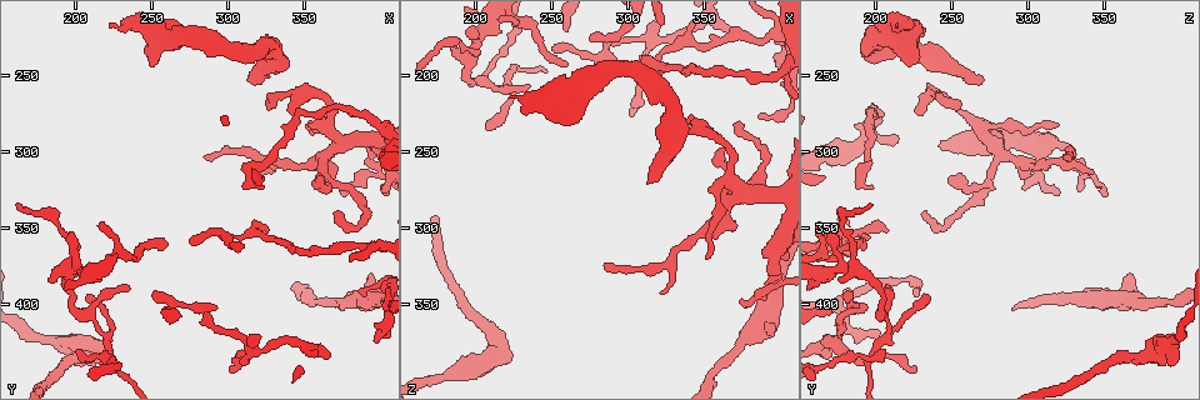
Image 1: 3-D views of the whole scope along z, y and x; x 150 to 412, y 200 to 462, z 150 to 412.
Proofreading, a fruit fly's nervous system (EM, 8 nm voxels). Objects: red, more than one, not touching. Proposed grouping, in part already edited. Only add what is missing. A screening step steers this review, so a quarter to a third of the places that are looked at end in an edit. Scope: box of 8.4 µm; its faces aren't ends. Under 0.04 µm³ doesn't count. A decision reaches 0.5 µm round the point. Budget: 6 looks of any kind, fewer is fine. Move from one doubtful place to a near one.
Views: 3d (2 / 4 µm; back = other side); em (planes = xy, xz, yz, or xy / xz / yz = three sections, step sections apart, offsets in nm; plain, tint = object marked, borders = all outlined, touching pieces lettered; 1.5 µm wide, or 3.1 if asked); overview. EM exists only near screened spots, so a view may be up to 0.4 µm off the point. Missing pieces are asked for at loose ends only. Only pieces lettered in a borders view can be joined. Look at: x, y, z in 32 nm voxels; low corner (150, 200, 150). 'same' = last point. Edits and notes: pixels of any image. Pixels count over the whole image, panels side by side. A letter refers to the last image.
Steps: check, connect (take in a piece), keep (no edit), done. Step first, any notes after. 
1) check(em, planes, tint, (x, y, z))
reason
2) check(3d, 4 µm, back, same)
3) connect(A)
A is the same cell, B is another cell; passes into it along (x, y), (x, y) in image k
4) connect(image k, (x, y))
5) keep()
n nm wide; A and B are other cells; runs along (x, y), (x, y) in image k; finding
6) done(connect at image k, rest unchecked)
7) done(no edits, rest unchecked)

check(3d, 4 µm, (294, 356, 194))
thin end

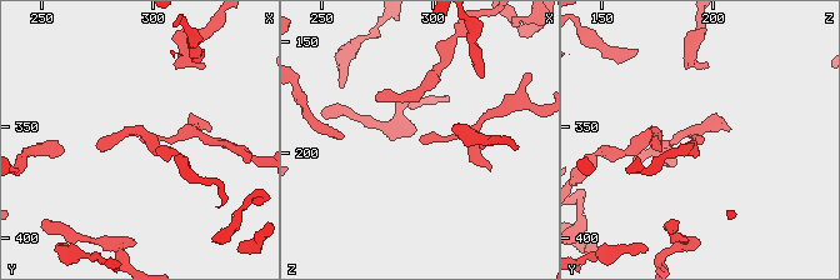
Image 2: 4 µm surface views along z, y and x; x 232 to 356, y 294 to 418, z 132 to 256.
check(em, planes, borders, (294, 357, 195))
need the tissue

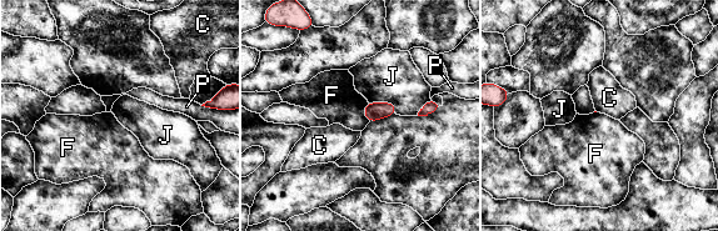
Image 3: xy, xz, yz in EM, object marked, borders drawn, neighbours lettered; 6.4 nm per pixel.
keep()
J touches over 200 nm; C, F, J and P are other cells; no lettered piece goes on from it

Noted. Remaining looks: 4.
check(em, xz, step 8, tint, (352, 282, 320))
branch stops here

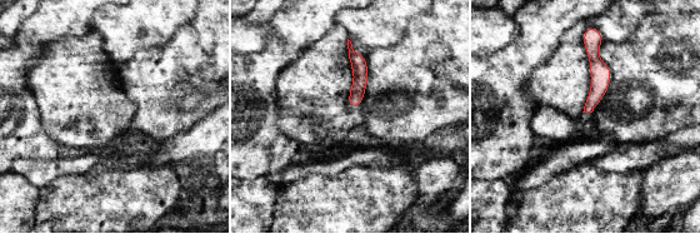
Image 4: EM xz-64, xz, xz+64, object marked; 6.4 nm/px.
check(em, planes, borders, same)

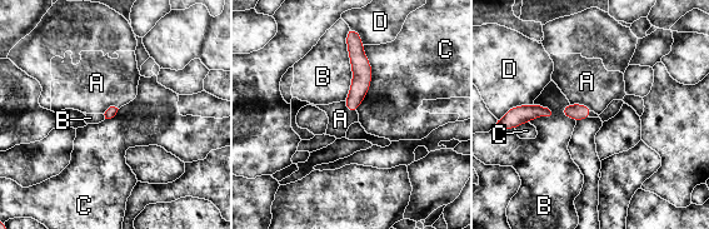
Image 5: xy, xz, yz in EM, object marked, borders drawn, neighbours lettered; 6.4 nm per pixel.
keep()
70 nm wide; A, B, C and D are other cells; runs along (357, 36), (359, 89), (350, 108) in image 5; no lettered piece goes on from it

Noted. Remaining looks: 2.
check(em, planes, tint, (340, 274, 226))
branch stops here

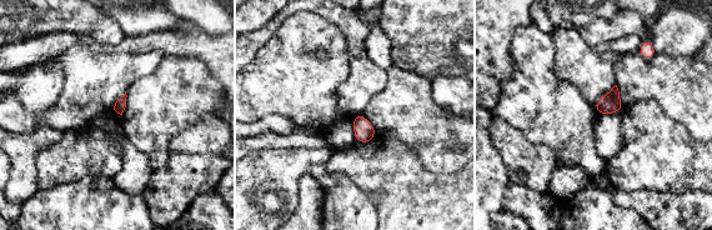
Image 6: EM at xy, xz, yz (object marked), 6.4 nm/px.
check(em, planes, borders, same)

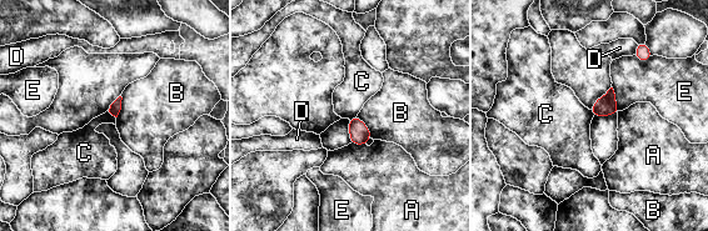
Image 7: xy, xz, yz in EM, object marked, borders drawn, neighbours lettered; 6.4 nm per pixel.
keep()
A, B, C, D and E are other cells; border along (357, 114), (348, 119) in image 7; no lettered piece goes on from it

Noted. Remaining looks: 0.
done(no edits, rest unchecked)

